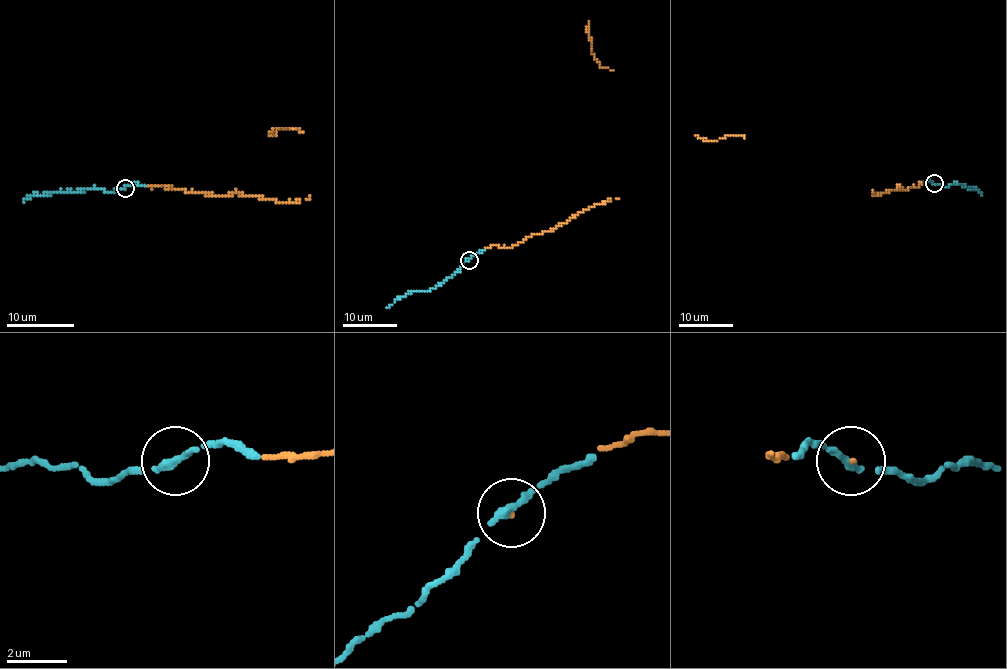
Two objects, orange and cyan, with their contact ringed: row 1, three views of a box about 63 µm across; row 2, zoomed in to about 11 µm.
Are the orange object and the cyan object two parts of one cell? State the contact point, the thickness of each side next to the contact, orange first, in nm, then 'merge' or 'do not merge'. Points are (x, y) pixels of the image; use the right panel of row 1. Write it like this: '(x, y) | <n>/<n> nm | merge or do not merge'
(934, 183) | 70/360 nm | merge

